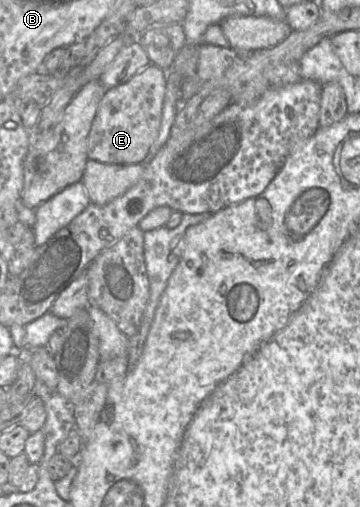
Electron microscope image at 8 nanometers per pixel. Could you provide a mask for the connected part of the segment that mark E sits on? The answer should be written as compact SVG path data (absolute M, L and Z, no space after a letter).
M150 64L126 83L106 91L88 135L88 158L106 164L142 163L161 125L167 71Z

